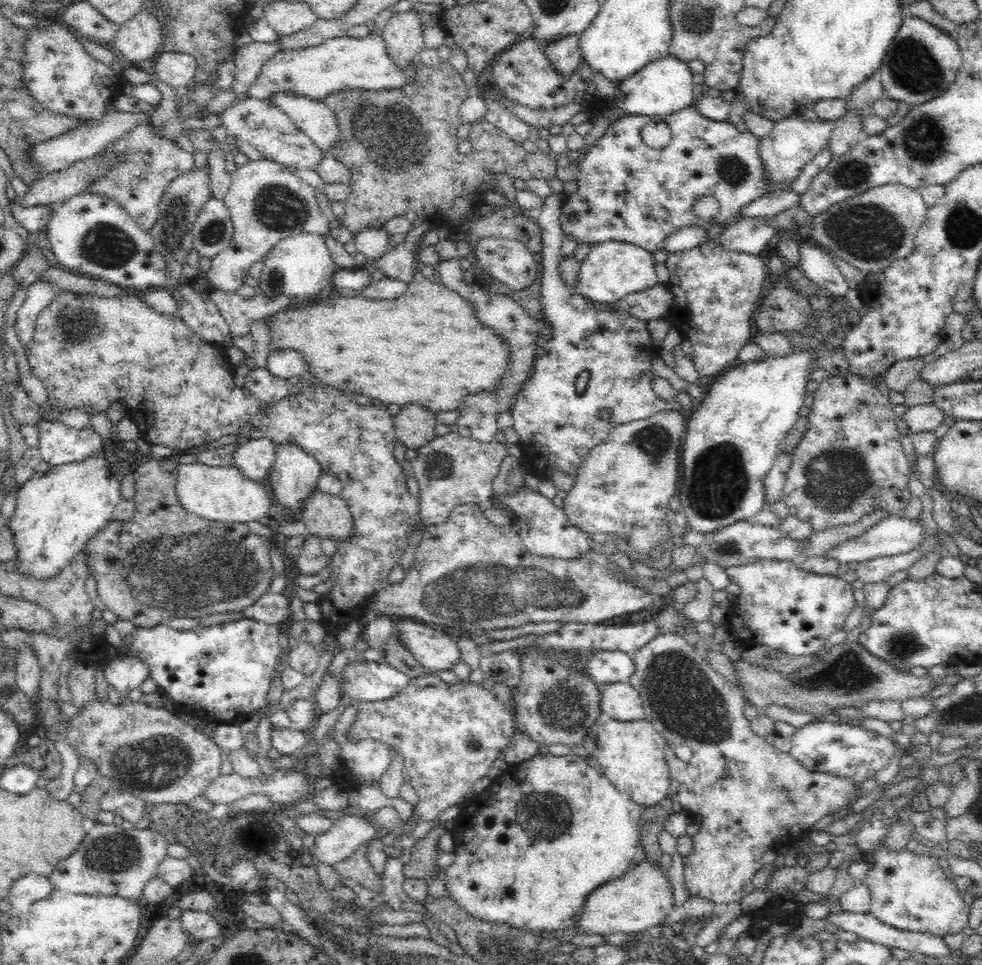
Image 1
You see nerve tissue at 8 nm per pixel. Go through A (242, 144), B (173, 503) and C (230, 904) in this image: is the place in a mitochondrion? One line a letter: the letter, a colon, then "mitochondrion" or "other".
A: other
B: other
C: other

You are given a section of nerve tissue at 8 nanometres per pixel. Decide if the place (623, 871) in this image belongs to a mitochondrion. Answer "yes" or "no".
no

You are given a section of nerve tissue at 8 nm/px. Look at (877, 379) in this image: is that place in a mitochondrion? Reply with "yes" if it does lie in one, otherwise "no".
no

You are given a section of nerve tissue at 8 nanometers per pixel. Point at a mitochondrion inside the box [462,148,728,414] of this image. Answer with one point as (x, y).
(585, 374)

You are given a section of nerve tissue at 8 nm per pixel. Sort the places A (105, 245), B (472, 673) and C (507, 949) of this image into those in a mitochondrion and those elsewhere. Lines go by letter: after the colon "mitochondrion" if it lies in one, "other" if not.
A: mitochondrion
B: other
C: mitochondrion

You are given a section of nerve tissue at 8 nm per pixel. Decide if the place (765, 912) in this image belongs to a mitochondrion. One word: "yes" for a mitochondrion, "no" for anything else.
no

